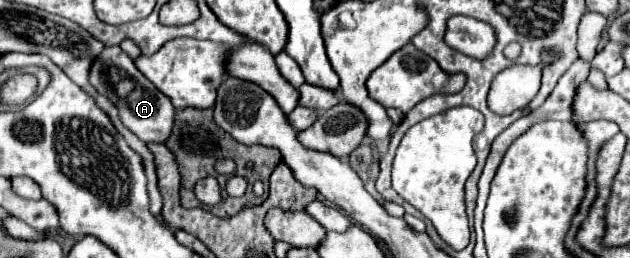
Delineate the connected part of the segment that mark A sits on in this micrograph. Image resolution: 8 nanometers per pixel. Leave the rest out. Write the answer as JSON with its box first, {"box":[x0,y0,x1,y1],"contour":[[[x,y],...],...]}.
{"box":[88,45,176,143],"contour":[[[118,45],[104,47],[100,59],[92,61],[88,79],[100,95],[106,95],[116,105],[118,117],[124,127],[128,127],[144,143],[164,143],[168,139],[176,109],[172,107],[170,99],[164,97],[164,93],[160,93],[152,83],[148,83],[148,79],[136,69],[134,61]]]}

